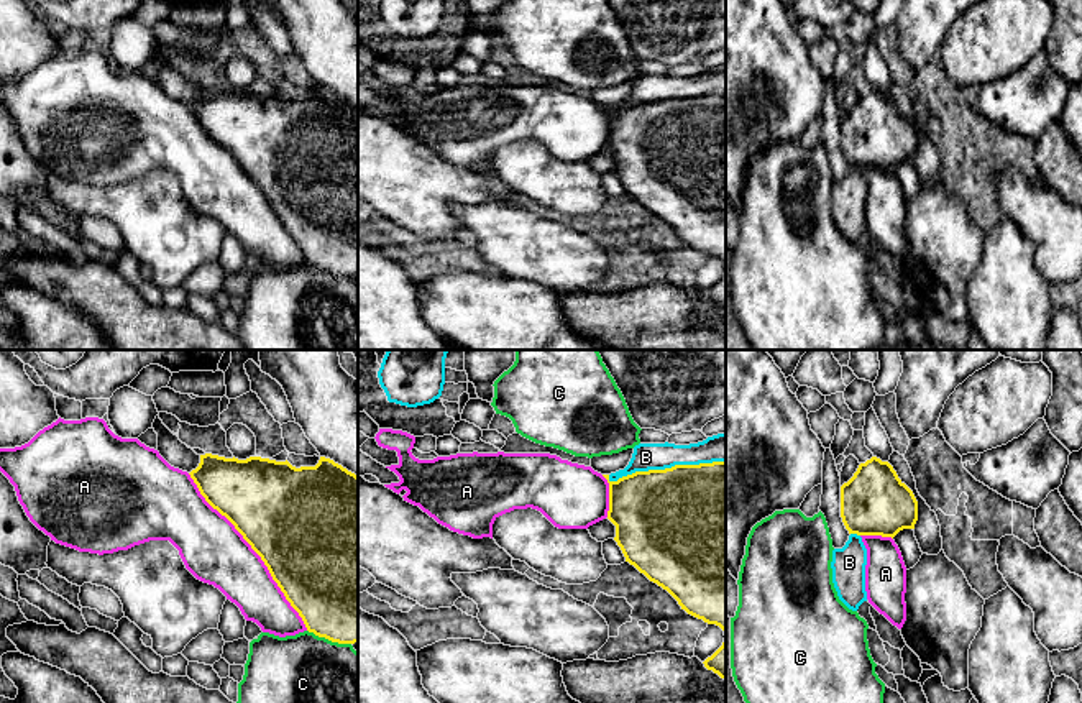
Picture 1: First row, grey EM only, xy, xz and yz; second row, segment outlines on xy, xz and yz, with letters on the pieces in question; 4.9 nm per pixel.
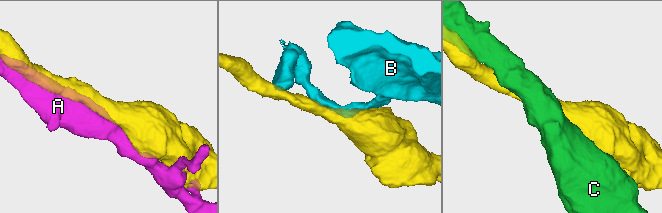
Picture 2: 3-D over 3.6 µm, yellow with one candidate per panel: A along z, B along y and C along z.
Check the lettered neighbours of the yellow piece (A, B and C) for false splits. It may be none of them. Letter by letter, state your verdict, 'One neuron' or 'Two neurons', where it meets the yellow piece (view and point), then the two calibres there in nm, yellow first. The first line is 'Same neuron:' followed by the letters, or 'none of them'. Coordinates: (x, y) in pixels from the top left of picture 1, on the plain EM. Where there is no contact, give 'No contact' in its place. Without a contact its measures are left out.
Same neuron: none of them
A: Two neurons. Touches yellow at xy (253, 181). Thickness 500 nm (yellow) against 300 nm
B: Two neurons. Touches yellow at xz (665, 101). Thickness 500 nm (yellow) against 130 nm
C: Two neurons. Touches yellow at xy (329, 271). Thickness 500 nm (yellow) against 500 nm

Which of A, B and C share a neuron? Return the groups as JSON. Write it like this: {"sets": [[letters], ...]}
{"sets": [["A"], ["B"], ["C"]]}

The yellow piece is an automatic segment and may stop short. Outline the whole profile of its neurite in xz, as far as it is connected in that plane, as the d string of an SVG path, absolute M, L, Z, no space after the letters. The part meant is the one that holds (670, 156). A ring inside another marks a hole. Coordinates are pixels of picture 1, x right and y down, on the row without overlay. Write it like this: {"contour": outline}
{"contour": "M726 94L699 95L699 97L675 97L665 102L635 103L611 113L609 107L603 107L609 115L609 143L607 151L616 158L614 172L621 179L626 194L634 197L650 214L667 222L688 246L703 251L708 256L716 256L726 268Z"}

